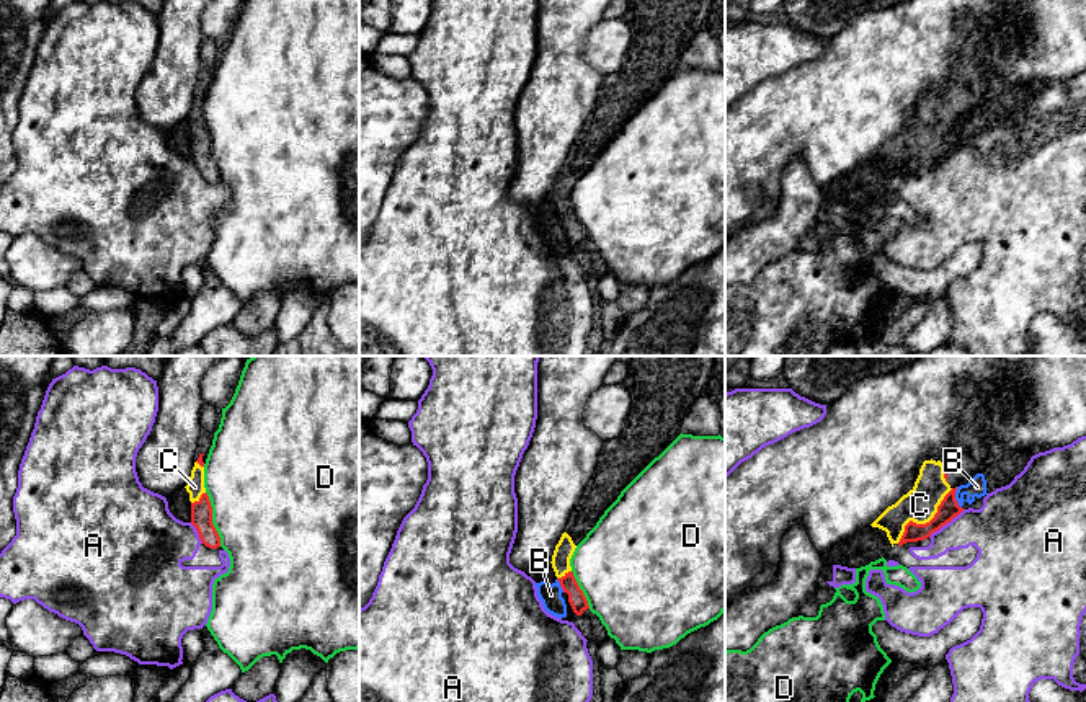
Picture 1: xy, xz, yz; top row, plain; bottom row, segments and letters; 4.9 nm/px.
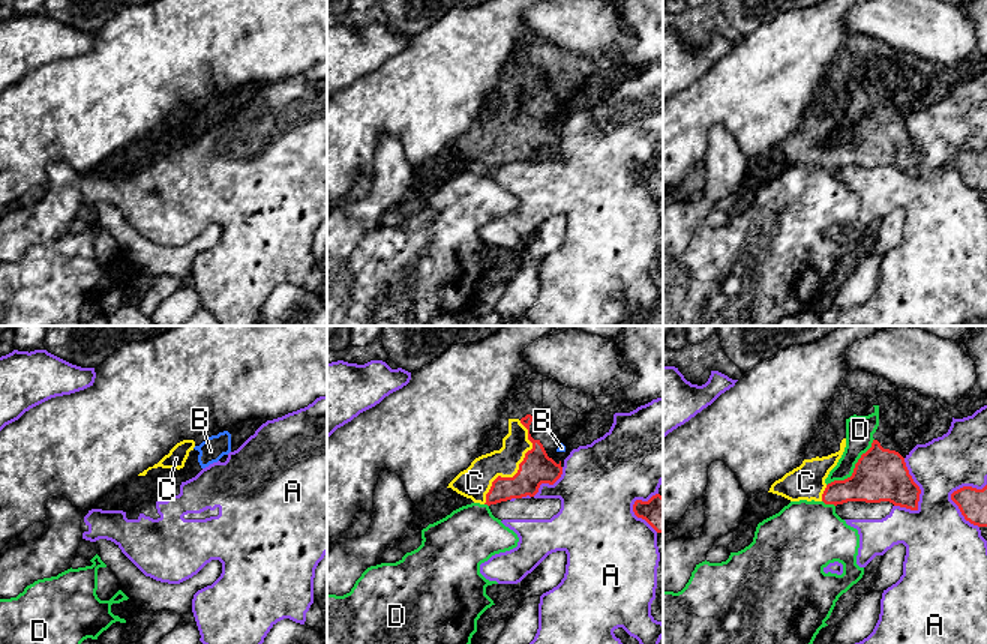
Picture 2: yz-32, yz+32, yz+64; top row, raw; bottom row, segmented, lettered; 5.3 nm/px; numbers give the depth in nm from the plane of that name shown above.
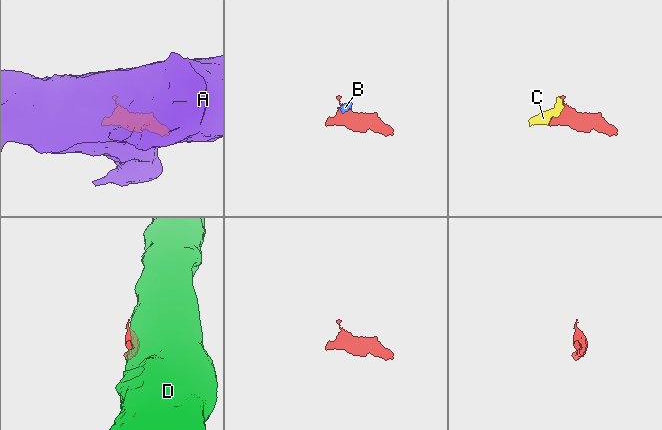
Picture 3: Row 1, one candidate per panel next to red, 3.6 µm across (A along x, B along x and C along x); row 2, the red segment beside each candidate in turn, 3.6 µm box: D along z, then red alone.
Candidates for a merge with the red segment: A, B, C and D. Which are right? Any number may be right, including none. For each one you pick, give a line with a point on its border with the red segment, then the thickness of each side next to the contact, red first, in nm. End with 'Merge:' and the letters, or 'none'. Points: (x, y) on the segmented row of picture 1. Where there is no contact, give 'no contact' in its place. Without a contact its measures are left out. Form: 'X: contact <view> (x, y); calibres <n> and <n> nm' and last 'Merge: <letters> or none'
C: contact yz (926, 523); calibres 100 and 170 nm
Merge: C

